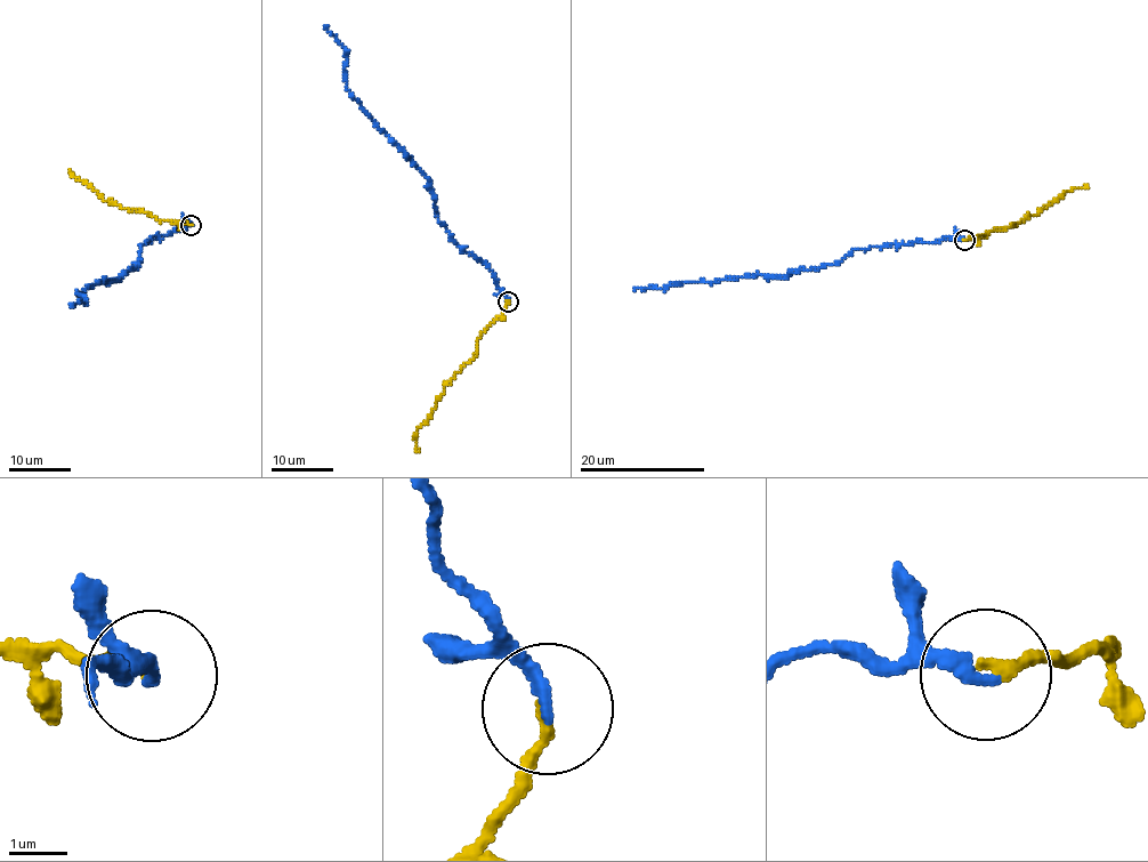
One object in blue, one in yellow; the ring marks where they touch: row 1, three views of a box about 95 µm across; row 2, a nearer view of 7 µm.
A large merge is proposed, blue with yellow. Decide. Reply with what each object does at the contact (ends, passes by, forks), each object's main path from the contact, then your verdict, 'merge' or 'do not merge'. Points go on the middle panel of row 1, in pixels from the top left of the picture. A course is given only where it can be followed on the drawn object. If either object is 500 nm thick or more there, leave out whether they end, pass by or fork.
blue ends there; yellow ends there; blue runs (509, 301), (490, 268), (465, 252), (438, 219), (427, 178), (353, 97), (345, 80), (345, 50), (324, 26); yellow runs (509, 301), (507, 309), (482, 332), (476, 354), (447, 386), (429, 420), (418, 429), (415, 443), (418, 451); merge

